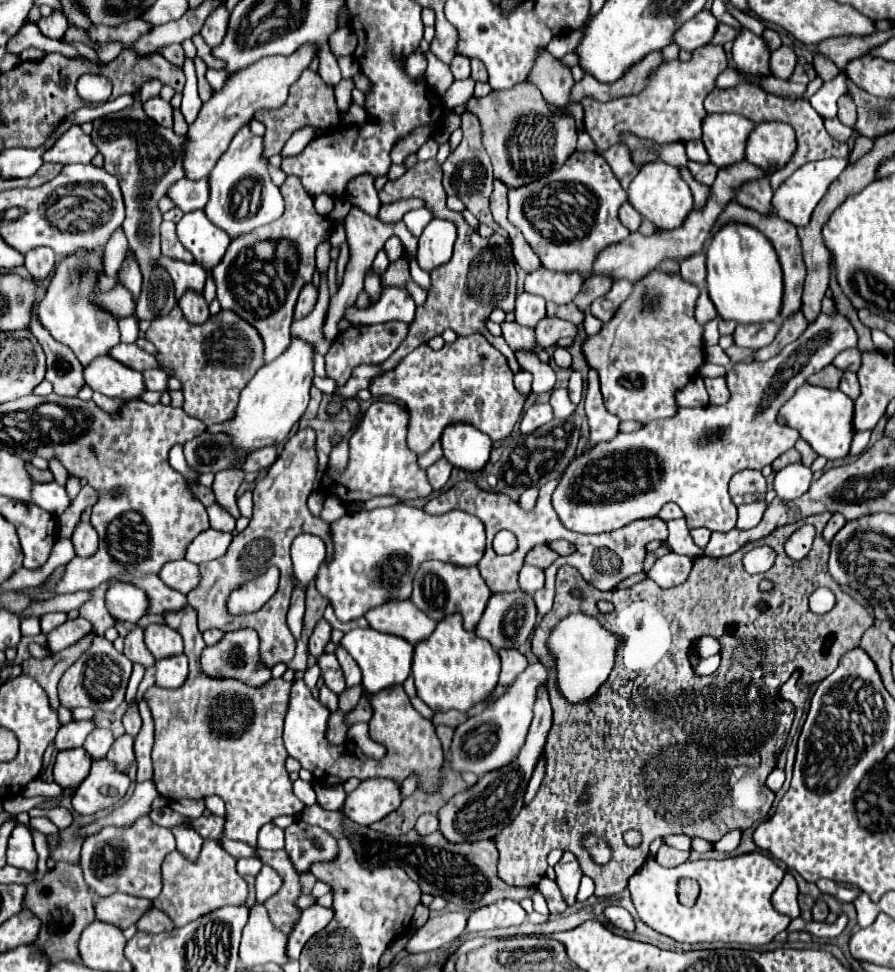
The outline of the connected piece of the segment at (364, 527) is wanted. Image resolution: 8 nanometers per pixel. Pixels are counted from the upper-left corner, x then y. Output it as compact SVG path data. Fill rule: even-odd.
M397 503L393 507L347 513L337 519L331 523L331 543L333 557L321 563L315 585L333 605L337 619L347 623L391 599L409 599L413 577L427 559L477 565L485 553L485 527L477 517L463 511L429 515L421 507Z

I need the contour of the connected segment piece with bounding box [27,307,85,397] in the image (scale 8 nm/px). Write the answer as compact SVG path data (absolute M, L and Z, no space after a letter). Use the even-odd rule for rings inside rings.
M35 307L31 311L27 331L37 337L37 341L41 343L41 347L45 351L45 357L47 357L45 379L53 383L55 393L75 397L79 393L81 385L85 383L83 381L83 365L79 363L75 353L67 345L61 345L57 339L53 339L53 335L41 325Z

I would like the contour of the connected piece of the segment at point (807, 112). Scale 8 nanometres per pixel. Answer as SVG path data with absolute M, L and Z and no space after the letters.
M739 83L731 89L713 89L707 99L705 99L705 111L709 115L713 113L737 113L747 117L753 123L763 123L763 121L781 121L787 123L795 129L797 133L797 153L795 159L791 159L785 169L775 171L769 181L771 181L771 189L779 189L779 185L783 181L787 181L801 165L815 161L815 159L825 159L825 157L849 157L849 147L847 143L839 143L833 137L829 137L829 133L823 127L823 117L809 105L809 101L795 101L795 99L783 99L783 97L775 97L771 93L765 93L763 89L759 89L757 85L751 83Z

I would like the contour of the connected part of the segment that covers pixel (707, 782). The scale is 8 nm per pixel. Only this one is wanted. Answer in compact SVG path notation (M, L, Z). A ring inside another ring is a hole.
M827 513L811 515L793 525L779 527L775 529L775 533L759 541L751 541L751 545L769 545L777 551L775 565L763 575L749 575L743 569L741 559L745 555L745 547L741 547L737 553L727 557L707 557L707 555L695 557L687 581L671 589L661 589L659 585L655 585L655 581L643 579L641 583L629 589L603 593L593 585L587 585L587 581L583 581L581 573L575 567L563 565L557 571L553 609L543 617L543 621L539 623L531 639L533 653L551 671L549 699L553 707L553 727L545 743L547 769L535 801L523 807L521 813L515 817L515 821L507 825L507 829L503 829L499 837L495 837L499 849L499 877L507 885L515 885L515 887L537 885L547 871L549 851L563 849L575 853L583 873L595 881L595 897L611 897L621 893L627 887L629 877L645 863L649 855L649 843L655 837L683 833L687 837L703 837L711 843L717 843L725 833L733 829L745 831L753 827L753 823L767 819L775 793L767 789L765 779L775 769L777 755L785 745L795 713L793 703L785 701L779 695L779 687L791 677L793 671L801 673L797 681L799 687L823 681L837 667L841 655L857 647L863 631L873 625L873 617L867 613L867 609L859 605L855 599L851 599L847 593L843 593L841 587L827 573L829 545L823 541L821 531L829 521L829 517L831 515ZM805 523L811 523L817 531L809 555L801 561L785 557L785 549L783 549L785 541L797 531L797 527L803 527ZM759 577L761 579L769 577L773 581L773 589L761 591ZM817 587L829 587L837 597L835 607L825 615L811 613L809 609L809 595ZM573 591L579 591L581 595L575 597ZM601 599L611 601L613 605L627 605L627 601L651 601L651 605L659 605L659 609L663 609L663 613L667 613L667 617L675 621L675 637L671 637L671 645L667 645L667 651L663 651L663 665L645 663L643 657L637 657L637 671L621 671L619 651L625 643L625 635L619 629L621 645L617 647L615 665L609 679L599 687L595 697L591 697L587 703L571 705L561 697L561 691L555 685L555 659L547 647L549 633L555 629L555 625L561 619L565 619L571 613L585 613L595 617L599 623L603 623L605 615L601 615L597 609L597 601ZM761 599L769 603L767 613L759 613L757 609L757 601ZM731 623L737 625L737 631L733 635L727 635L725 627ZM703 635L713 635L721 639L721 657L723 657L721 667L709 677L695 675L687 659L689 637L703 637ZM583 789L589 789L591 801L579 807L577 799ZM629 829L641 833L641 845L635 849L623 841L623 833ZM587 835L595 835L611 843L613 857L609 863L597 865L595 861L591 861L593 859L591 853L587 853L587 849L583 847L583 839Z

